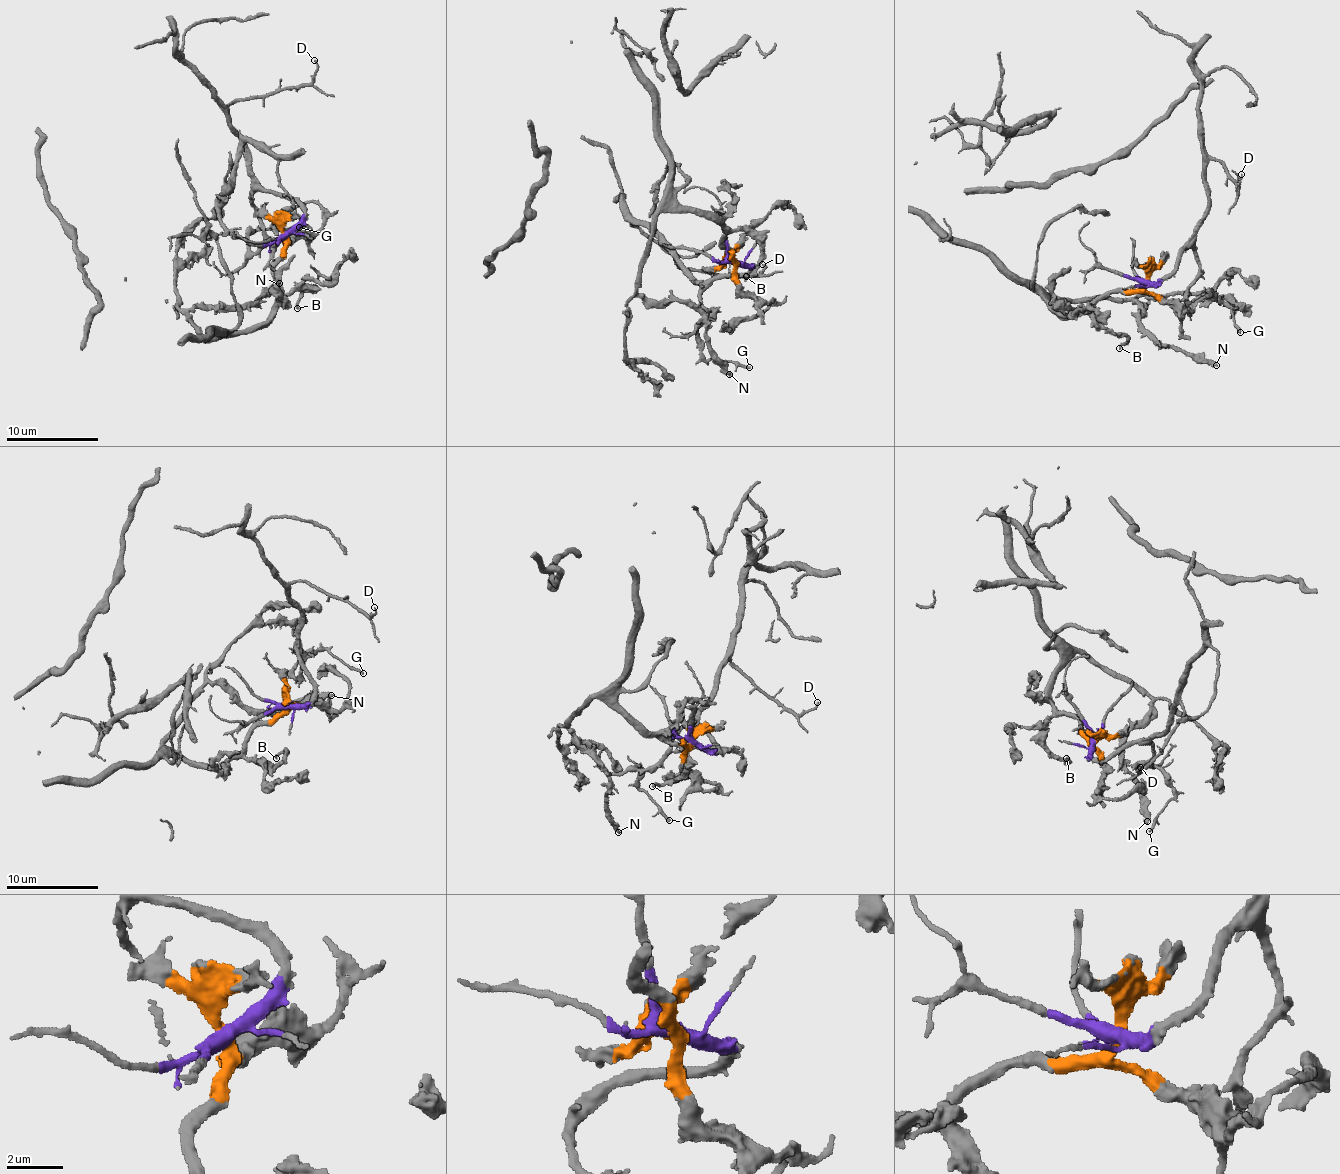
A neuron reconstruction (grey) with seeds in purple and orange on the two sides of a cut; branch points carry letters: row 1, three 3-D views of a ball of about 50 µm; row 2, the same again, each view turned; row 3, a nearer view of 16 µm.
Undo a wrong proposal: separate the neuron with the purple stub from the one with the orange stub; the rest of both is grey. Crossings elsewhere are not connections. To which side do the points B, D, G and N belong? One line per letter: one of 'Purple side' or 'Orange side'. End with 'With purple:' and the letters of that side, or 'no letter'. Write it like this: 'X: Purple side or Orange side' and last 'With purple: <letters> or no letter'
B: Orange side
D: Purple side
G: Purple side
N: Orange side
With purple: D, G

